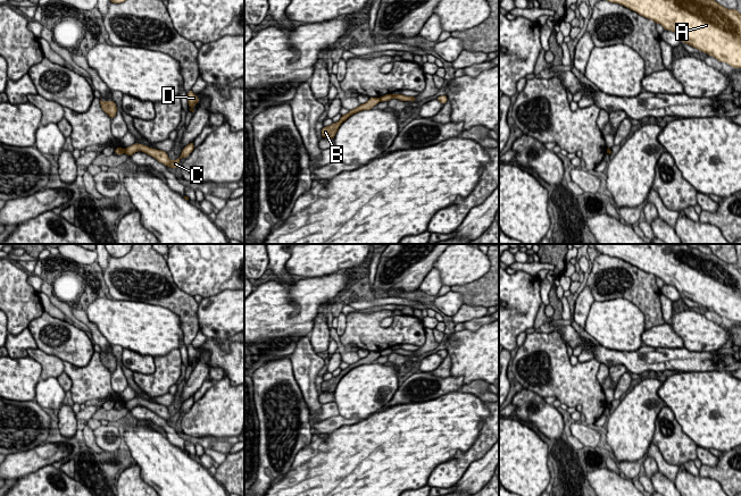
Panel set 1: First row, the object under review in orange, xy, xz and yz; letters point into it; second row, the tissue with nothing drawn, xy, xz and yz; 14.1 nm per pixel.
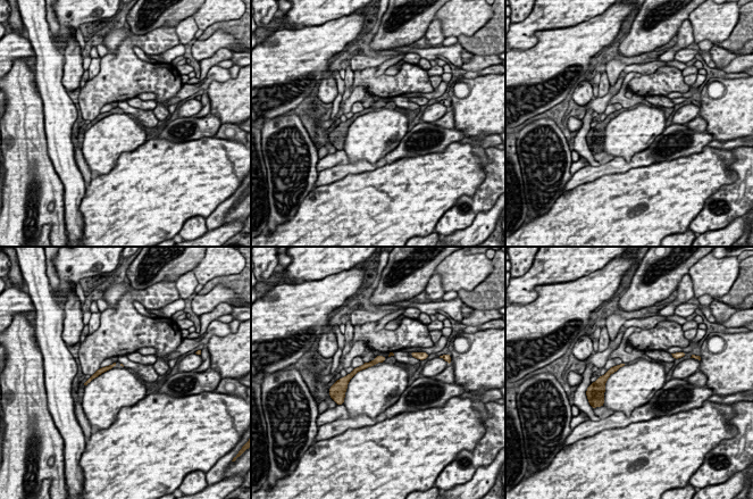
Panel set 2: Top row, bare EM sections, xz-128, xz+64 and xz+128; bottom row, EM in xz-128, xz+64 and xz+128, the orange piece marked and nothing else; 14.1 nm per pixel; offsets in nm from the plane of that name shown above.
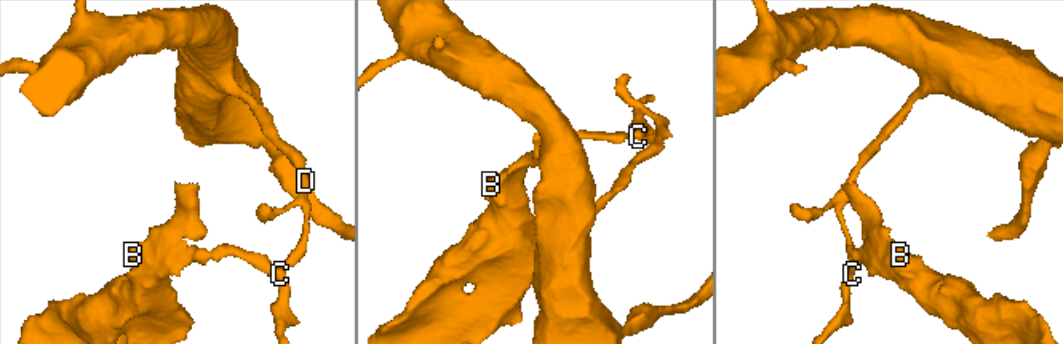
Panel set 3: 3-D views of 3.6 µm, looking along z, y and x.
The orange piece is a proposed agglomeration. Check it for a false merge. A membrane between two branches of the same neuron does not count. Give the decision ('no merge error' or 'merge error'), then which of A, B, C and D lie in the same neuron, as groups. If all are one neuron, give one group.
merge error | A C D / B

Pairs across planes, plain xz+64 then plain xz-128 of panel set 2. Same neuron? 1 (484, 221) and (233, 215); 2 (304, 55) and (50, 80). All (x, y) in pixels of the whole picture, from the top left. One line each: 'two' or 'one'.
1: one
2: two

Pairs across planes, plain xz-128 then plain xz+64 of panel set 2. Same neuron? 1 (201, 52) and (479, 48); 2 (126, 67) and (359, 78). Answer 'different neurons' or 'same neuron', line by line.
1: different neurons
2: same neuron

